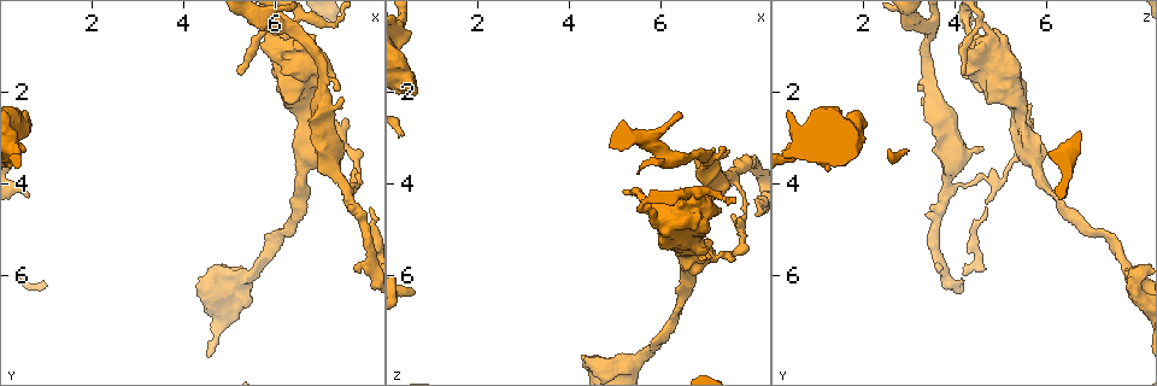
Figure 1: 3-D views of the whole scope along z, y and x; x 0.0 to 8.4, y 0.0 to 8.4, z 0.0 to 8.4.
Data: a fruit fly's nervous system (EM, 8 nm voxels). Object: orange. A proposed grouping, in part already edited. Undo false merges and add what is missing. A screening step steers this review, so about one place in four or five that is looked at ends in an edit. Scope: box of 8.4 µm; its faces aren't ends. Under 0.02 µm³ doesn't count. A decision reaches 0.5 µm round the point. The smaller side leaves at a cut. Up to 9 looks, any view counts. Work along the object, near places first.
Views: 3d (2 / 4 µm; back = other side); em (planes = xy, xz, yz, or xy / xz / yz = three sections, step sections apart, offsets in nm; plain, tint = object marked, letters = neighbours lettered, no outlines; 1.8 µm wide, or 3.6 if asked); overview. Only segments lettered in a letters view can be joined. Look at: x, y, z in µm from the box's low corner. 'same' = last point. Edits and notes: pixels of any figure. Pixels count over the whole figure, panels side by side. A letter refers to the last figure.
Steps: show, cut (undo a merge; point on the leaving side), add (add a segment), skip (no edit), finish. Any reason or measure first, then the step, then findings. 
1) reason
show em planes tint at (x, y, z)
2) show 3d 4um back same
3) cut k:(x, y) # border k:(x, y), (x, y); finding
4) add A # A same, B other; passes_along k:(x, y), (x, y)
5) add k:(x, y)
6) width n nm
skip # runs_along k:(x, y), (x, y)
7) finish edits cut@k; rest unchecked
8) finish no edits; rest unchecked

branch stops here
show 3d 4um at (0.60, 4.30, 6.45)

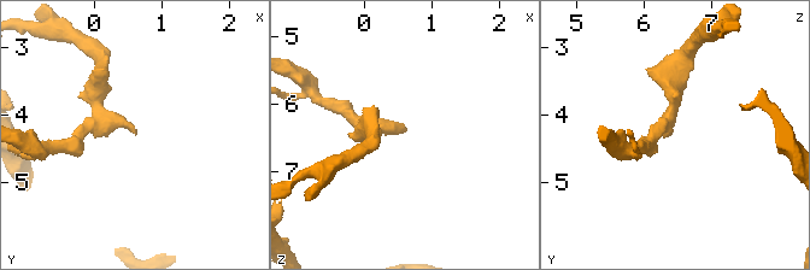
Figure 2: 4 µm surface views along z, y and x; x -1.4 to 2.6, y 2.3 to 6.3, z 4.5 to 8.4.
need the tissue
show em planes letters at (0.60, 4.25, 6.45)

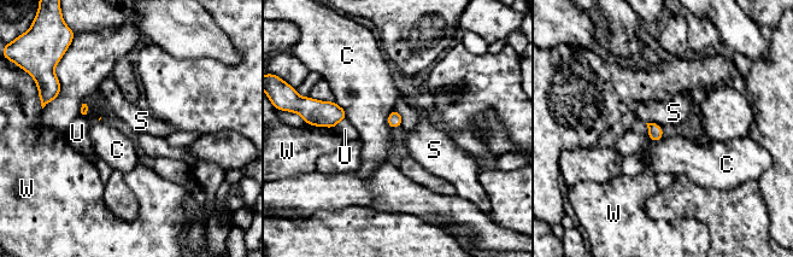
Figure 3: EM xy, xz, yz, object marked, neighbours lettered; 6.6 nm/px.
longest_contact C 140 nm
skip # C other, S other, U other, W other; border 3:(394, 109), (387, 118), (391, 128); none of them fits

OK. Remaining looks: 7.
thick turns thin
show 3d 4um at (5.25, 6.00, 8.00)

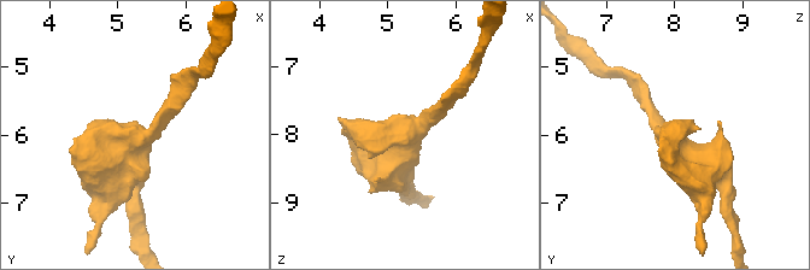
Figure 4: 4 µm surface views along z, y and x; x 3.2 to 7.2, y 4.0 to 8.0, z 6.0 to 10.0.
show em planes letters at (5.30, 6.00, 7.95)

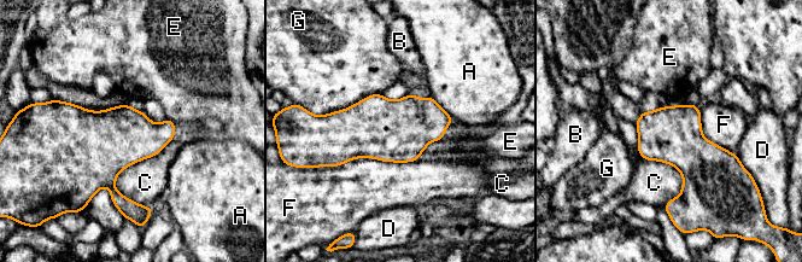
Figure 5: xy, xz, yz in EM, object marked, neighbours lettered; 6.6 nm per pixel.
skip # A other, B other, C other, D other, E other, F other, G other; all the same cell

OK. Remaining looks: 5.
three-way junction
show 3d 4um at (7.55, 4.10, 3.95)

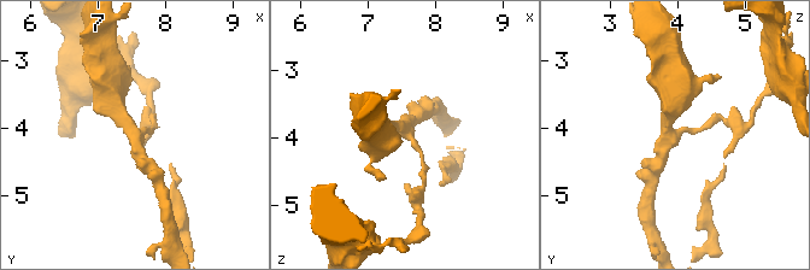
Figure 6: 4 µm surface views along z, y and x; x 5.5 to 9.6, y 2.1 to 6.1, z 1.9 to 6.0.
arms 3
show em yz step 16 letters at (7.65, 4.15, 3.95)

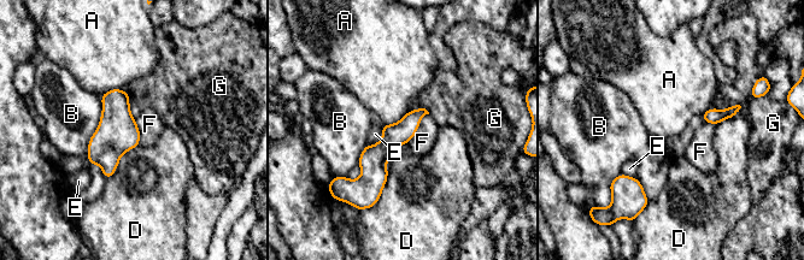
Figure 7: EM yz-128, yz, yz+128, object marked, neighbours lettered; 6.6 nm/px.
skip # A other, B other, D other, E other, F other, G other; runs_along 7:(422, 111), (373, 160), (365, 193); one cell here

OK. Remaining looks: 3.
show em yz step 4 tint at (0.70, 2.70, 2.05)

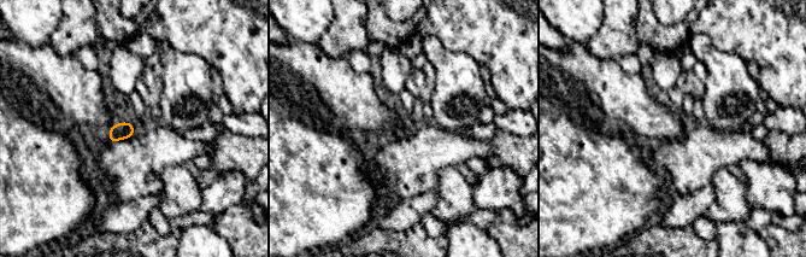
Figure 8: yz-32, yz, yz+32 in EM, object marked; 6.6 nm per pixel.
show em planes tint same

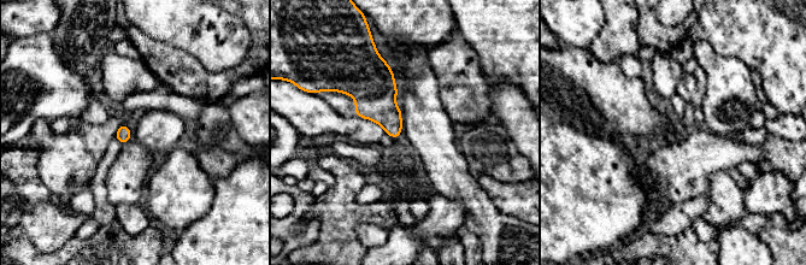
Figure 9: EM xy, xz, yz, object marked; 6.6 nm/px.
see the neighbours
show em planes letters same

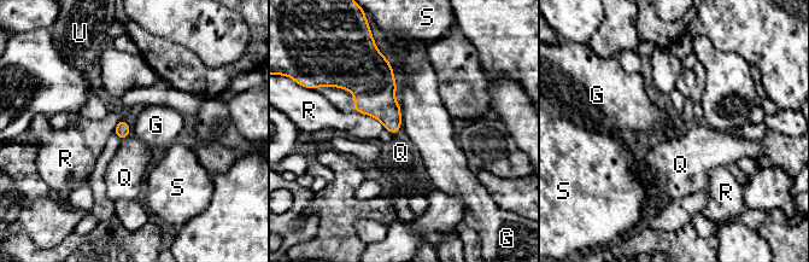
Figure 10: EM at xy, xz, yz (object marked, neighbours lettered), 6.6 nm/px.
skip # G other, Q other, R other, S other, U other; border 10:(399, 104), (402, 124); no lettered segment goes on from it

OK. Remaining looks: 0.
finish no edits; rest unchecked

